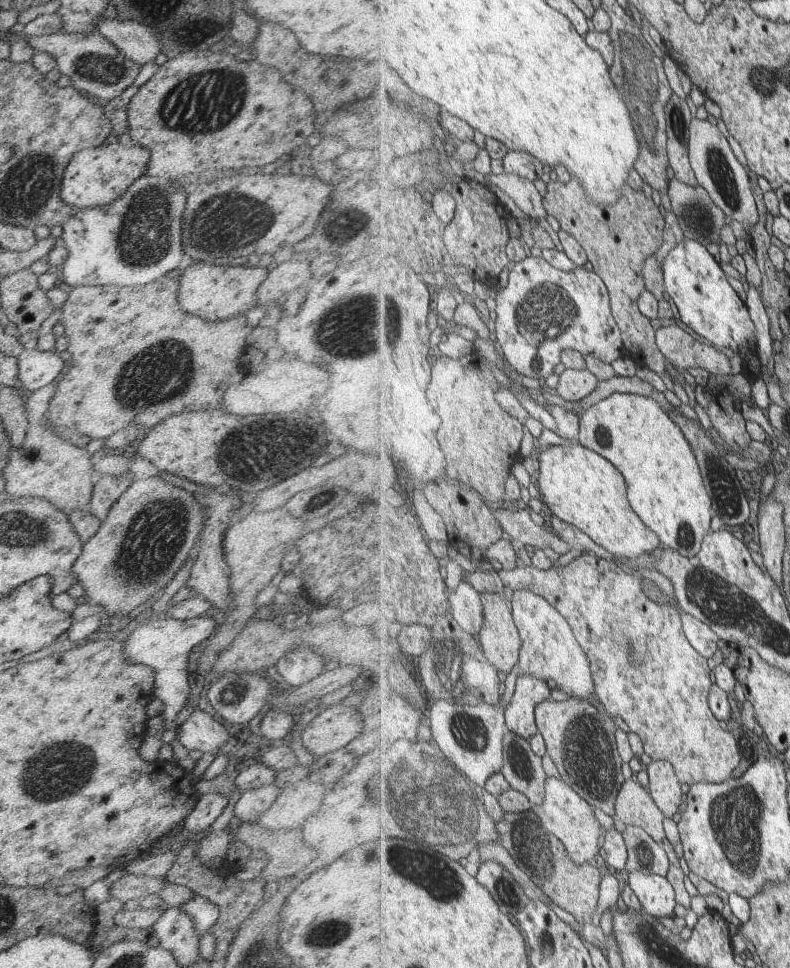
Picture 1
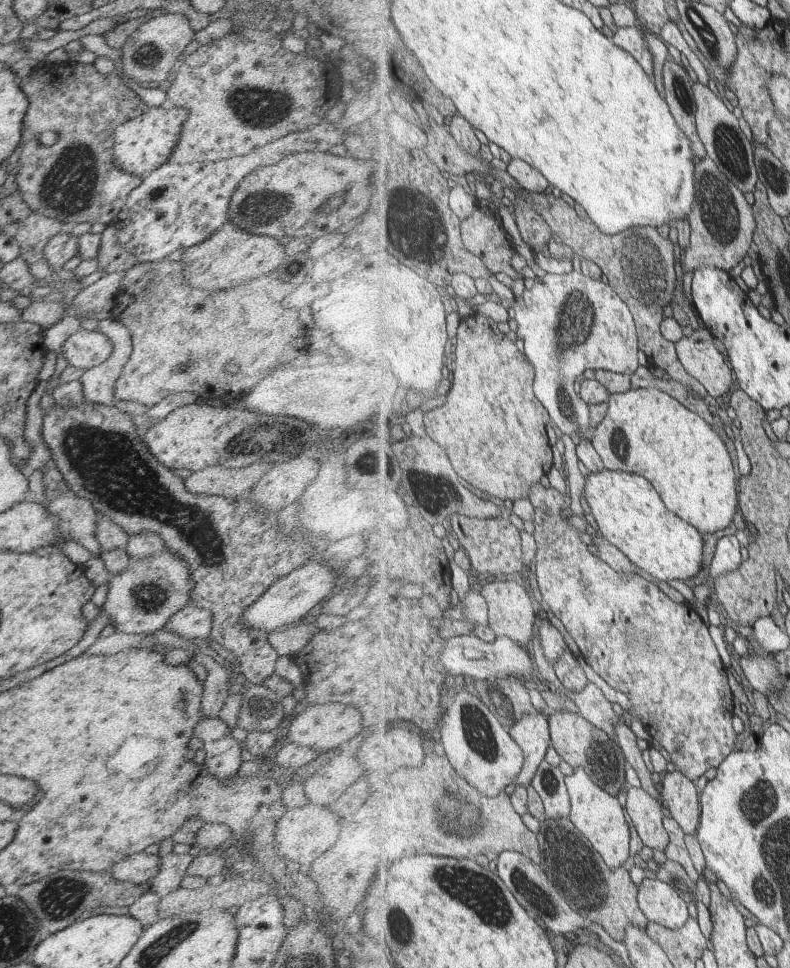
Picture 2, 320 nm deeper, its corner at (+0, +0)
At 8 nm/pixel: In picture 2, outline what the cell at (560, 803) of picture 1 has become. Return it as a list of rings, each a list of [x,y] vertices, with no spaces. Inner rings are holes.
[[[583,768],[567,776],[566,785],[572,800],[572,815],[567,818],[582,833],[588,846],[596,850],[609,870],[621,868],[631,857],[631,828],[625,818],[625,809],[617,797],[611,796]]]

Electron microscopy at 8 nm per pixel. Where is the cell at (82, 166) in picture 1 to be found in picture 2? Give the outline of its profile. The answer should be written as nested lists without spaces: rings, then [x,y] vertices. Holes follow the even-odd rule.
[[[157,106],[145,110],[127,122],[123,122],[121,126],[115,128],[115,138],[113,138],[114,163],[119,169],[134,175],[154,171],[167,162],[173,147],[180,141],[180,133],[187,115],[188,110],[185,107],[165,108]]]

